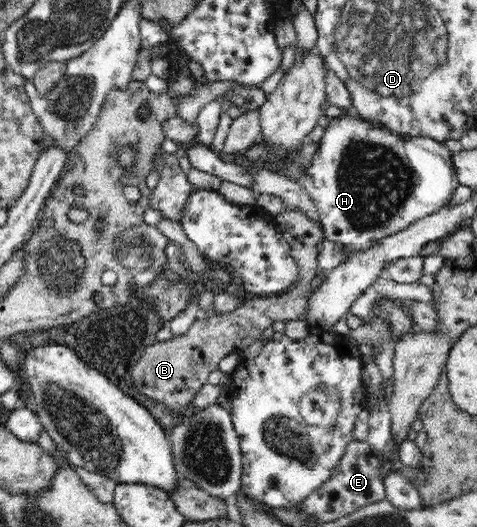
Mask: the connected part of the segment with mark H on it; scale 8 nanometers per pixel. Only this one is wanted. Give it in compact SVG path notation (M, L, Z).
M353 109L345 112L346 116L330 119L301 184L316 206L325 237L340 244L342 250L359 252L447 205L459 183L452 153L444 143L431 137L402 137L371 121L364 121Z

